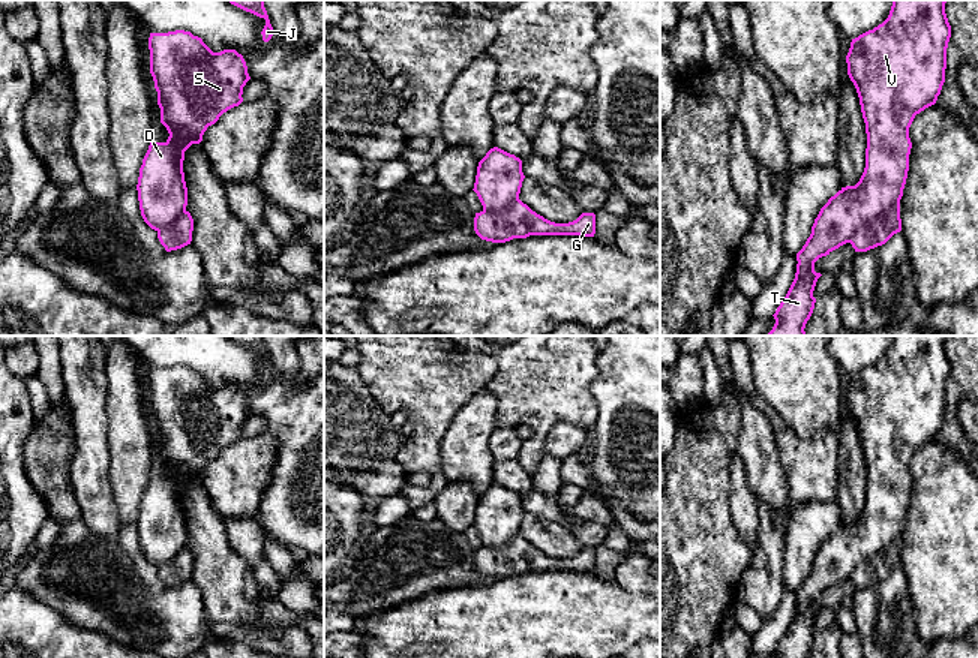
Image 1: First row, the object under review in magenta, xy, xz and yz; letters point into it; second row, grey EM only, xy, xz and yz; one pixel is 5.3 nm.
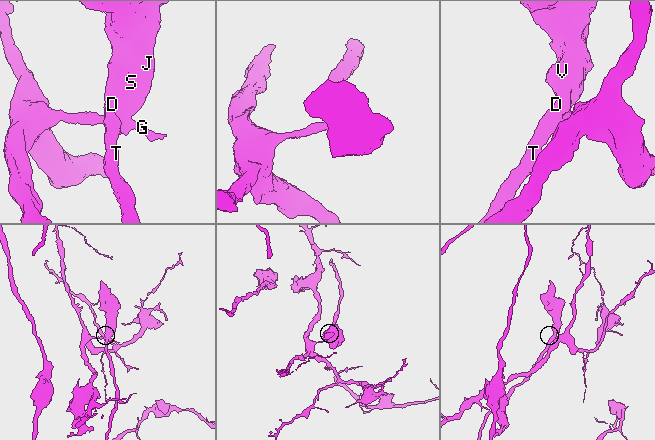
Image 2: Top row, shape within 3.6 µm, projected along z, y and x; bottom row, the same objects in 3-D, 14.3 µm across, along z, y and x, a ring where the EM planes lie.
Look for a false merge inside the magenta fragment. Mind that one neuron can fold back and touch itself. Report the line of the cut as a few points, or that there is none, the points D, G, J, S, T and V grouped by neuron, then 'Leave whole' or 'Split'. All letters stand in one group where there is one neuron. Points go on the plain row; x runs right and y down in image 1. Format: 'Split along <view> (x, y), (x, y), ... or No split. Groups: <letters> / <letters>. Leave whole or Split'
No split. Groups: D G J S T V. Leave whole

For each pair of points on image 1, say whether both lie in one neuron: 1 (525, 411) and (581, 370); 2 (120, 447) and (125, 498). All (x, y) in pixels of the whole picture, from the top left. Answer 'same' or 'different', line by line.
1: same
2: same

